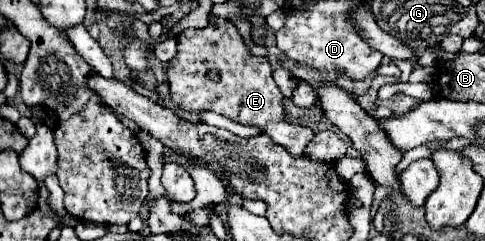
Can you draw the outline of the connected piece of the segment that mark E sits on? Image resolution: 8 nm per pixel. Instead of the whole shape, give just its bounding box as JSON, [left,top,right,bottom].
[166,18,316,156]

